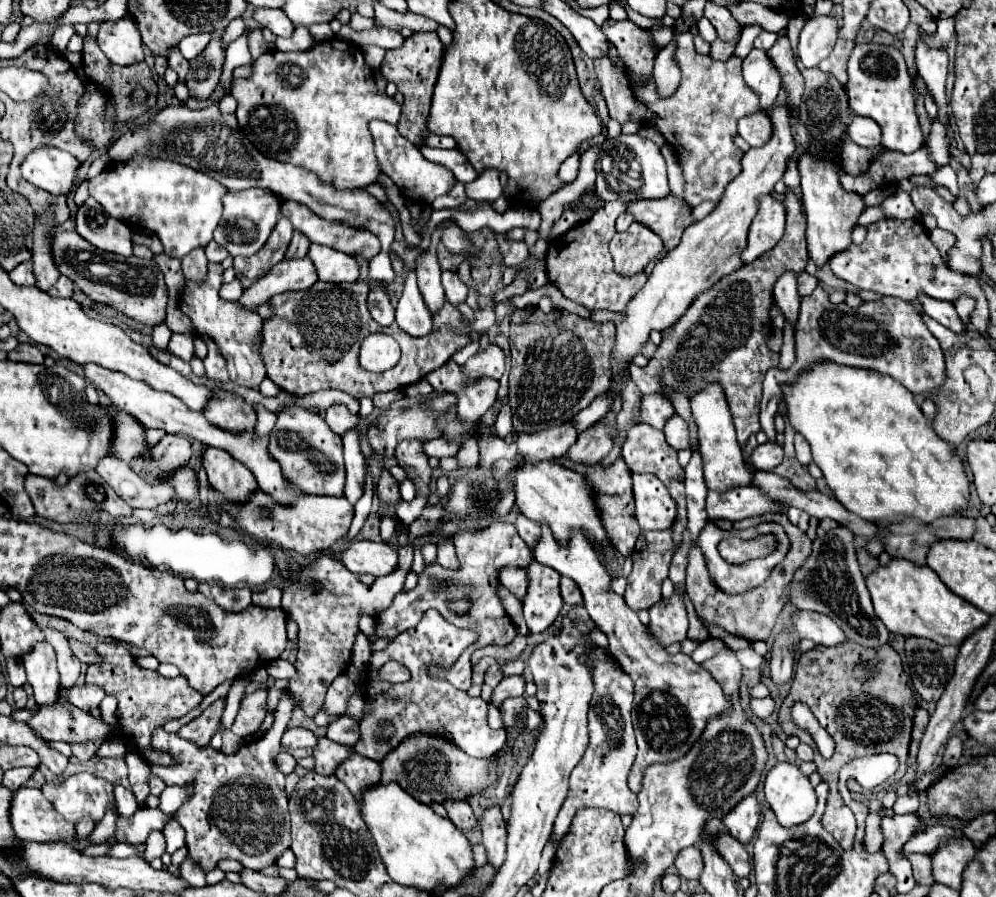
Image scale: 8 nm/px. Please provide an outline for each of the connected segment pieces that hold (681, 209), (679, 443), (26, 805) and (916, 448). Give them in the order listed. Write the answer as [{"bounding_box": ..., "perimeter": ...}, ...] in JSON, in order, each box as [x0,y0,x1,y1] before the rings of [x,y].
[{"bounding_box":[628,193,694,249],"perimeter":[[[672,193],[666,199],[634,201],[628,211],[636,217],[636,221],[660,235],[666,249],[674,249],[682,237],[682,231],[694,223],[692,207],[688,203],[678,203]]]},{"bounding_box":[664,415,688,449],"perimeter":[[[674,415],[668,419],[666,427],[664,427],[664,435],[666,435],[666,443],[674,449],[684,449],[688,447],[688,425],[680,415]]]},{"bounding_box":[10,789,90,851],"perimeter":[[[18,789],[14,793],[12,799],[12,807],[10,807],[10,819],[12,819],[12,827],[18,835],[18,839],[22,841],[36,841],[36,843],[46,843],[46,841],[64,841],[68,845],[72,845],[74,849],[82,851],[84,847],[90,845],[90,839],[78,839],[76,831],[74,831],[74,823],[62,819],[62,815],[58,815],[54,811],[54,807],[48,803],[48,799],[42,795],[40,789]]]},{"bounding_box":[782,363,970,523],"perimeter":[[[818,363],[812,371],[804,371],[792,385],[784,385],[782,387],[784,391],[784,401],[788,405],[788,419],[792,423],[792,427],[802,433],[806,437],[806,441],[810,443],[812,447],[812,459],[816,461],[816,465],[822,469],[826,481],[828,481],[828,487],[832,489],[832,493],[836,495],[836,499],[854,515],[862,517],[864,521],[870,521],[870,523],[894,523],[898,517],[914,517],[914,519],[920,519],[922,523],[932,523],[934,519],[938,517],[948,517],[948,515],[958,515],[962,511],[968,509],[968,501],[970,501],[970,479],[964,471],[964,465],[962,465],[962,459],[956,455],[956,451],[946,443],[942,441],[936,431],[930,427],[930,423],[926,421],[926,417],[922,415],[916,399],[914,399],[914,393],[906,391],[906,387],[902,387],[898,381],[890,379],[888,375],[880,375],[876,371],[868,371],[868,369],[854,369],[854,367],[840,367],[836,363]]]}]

